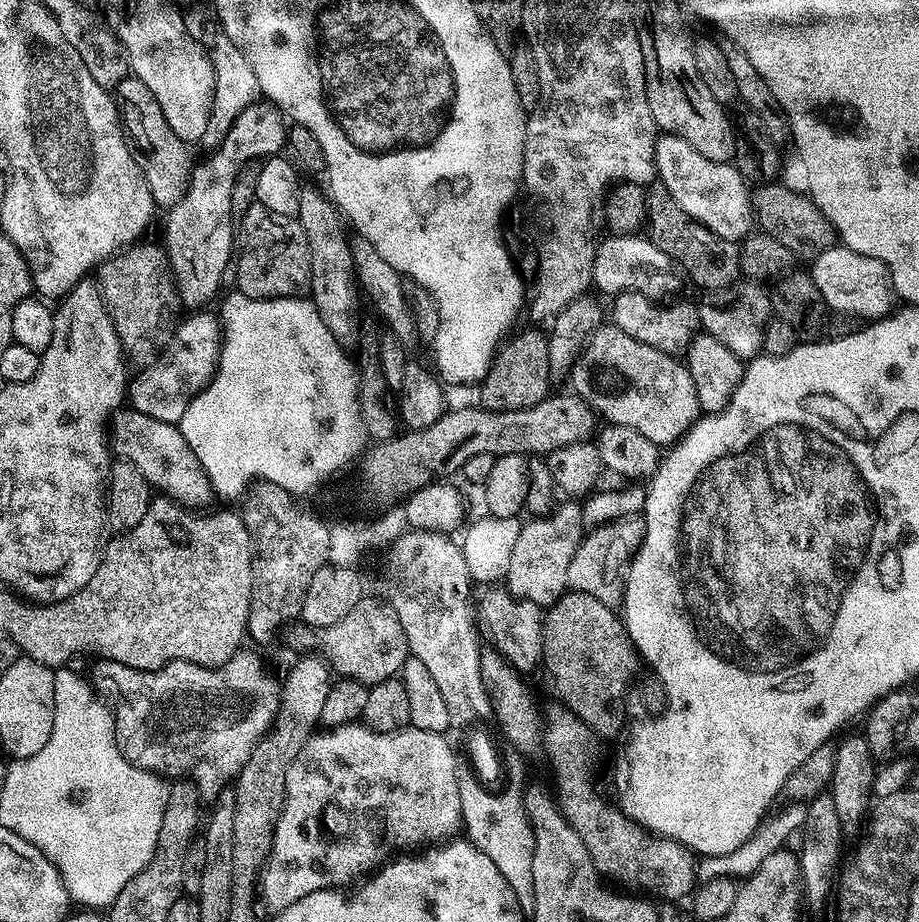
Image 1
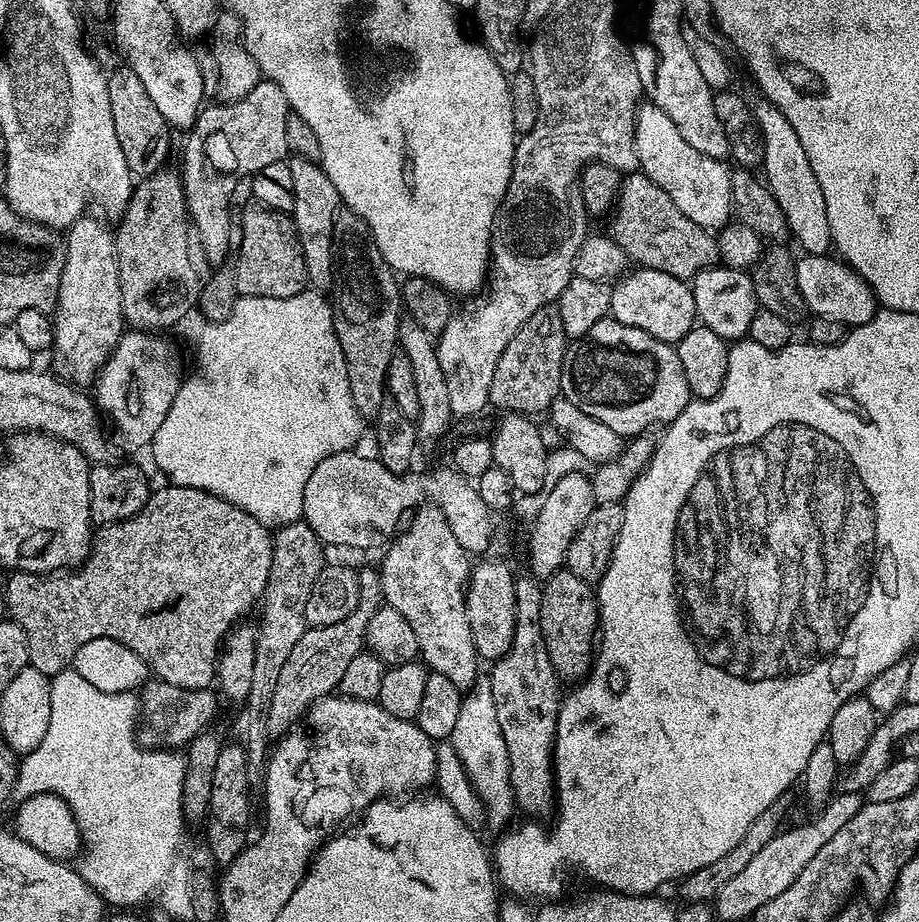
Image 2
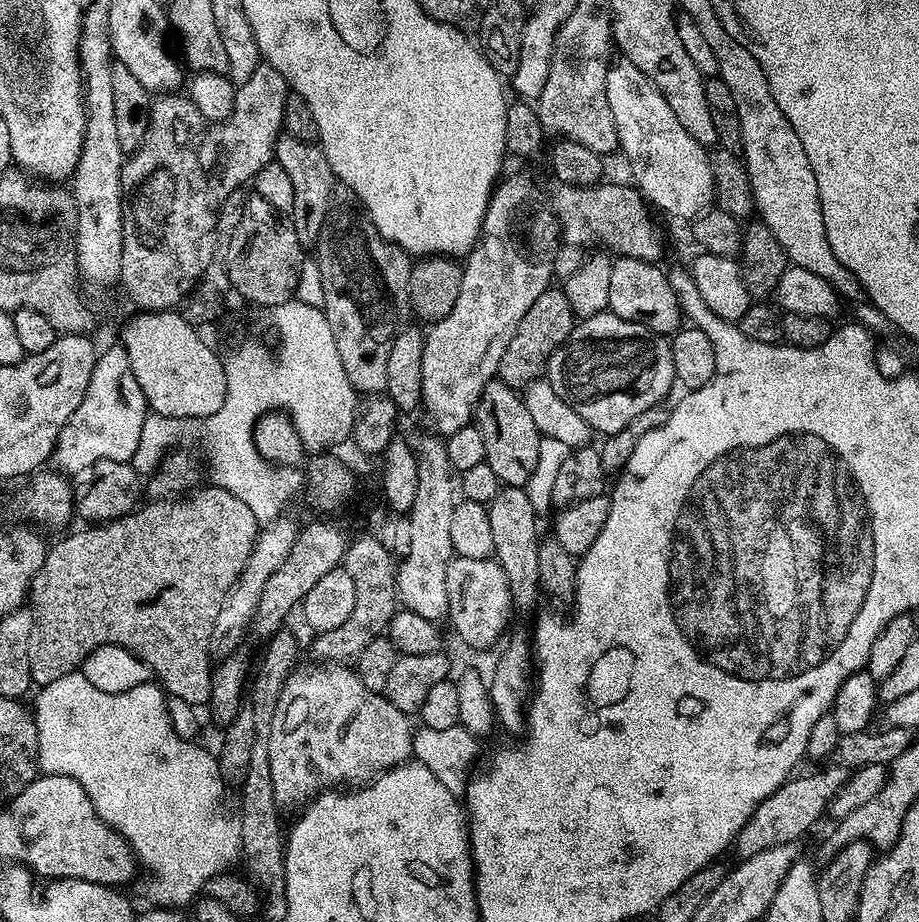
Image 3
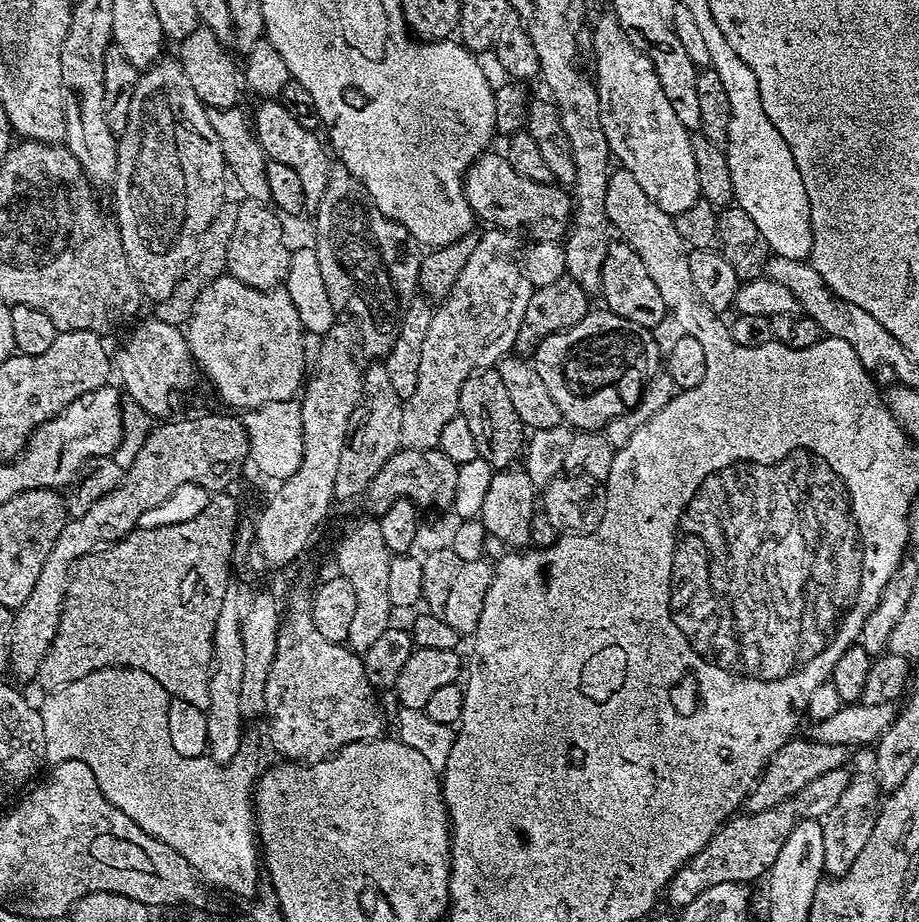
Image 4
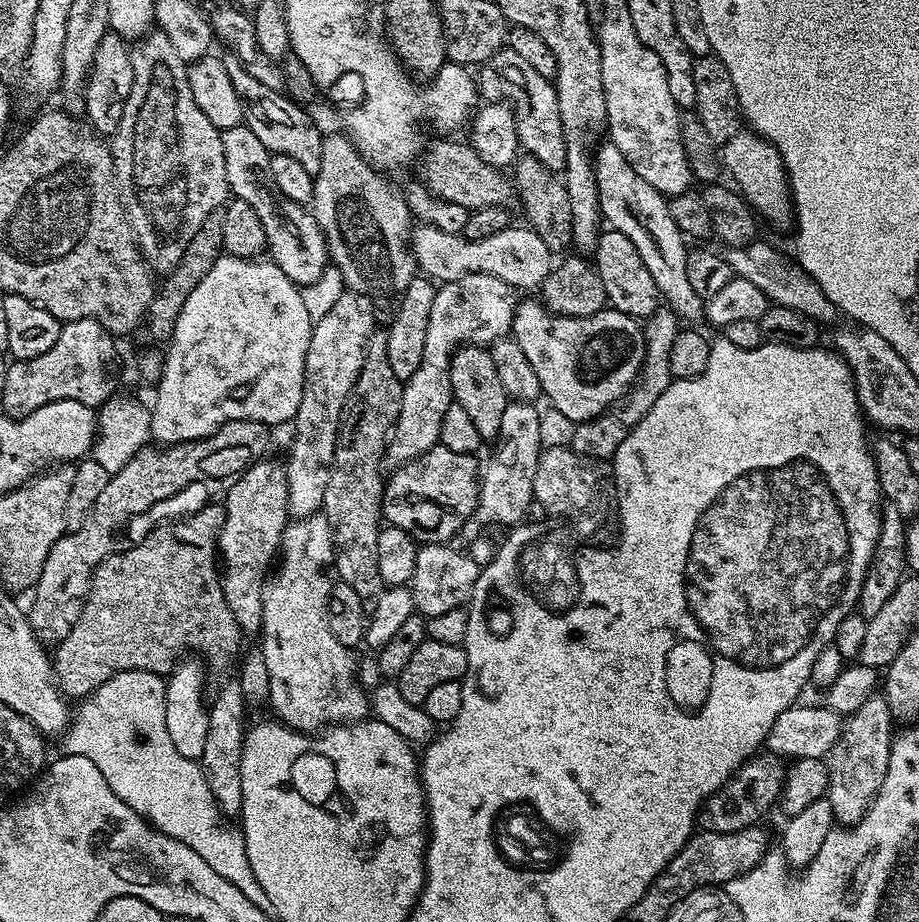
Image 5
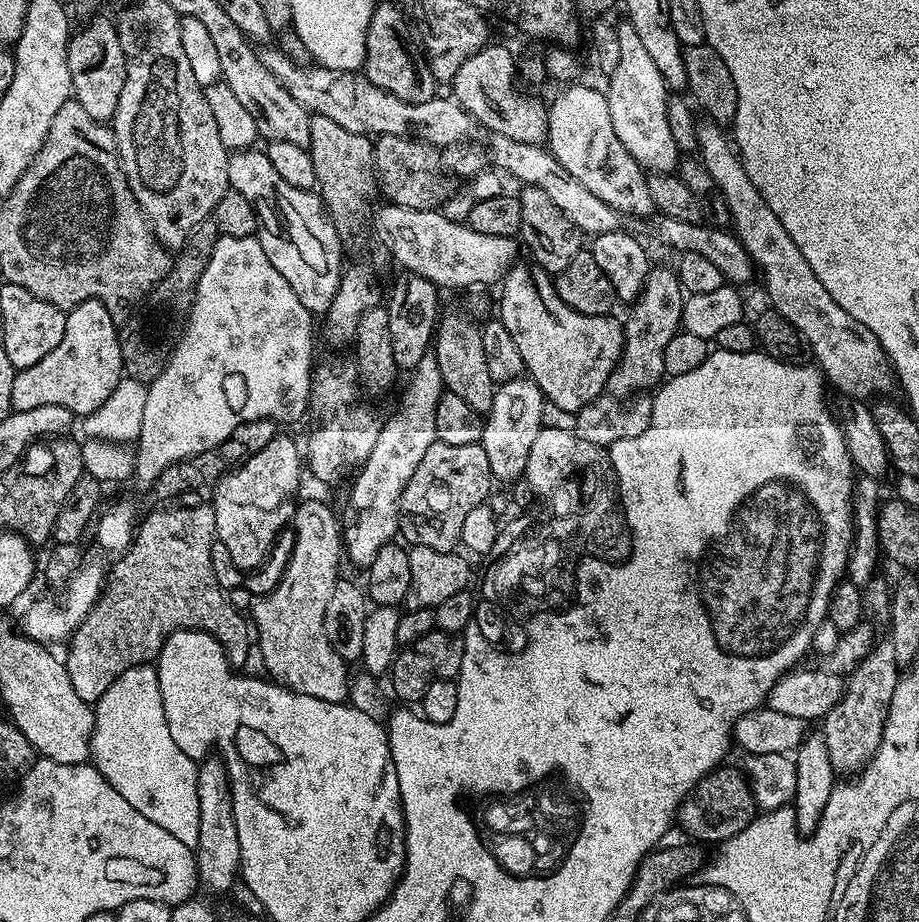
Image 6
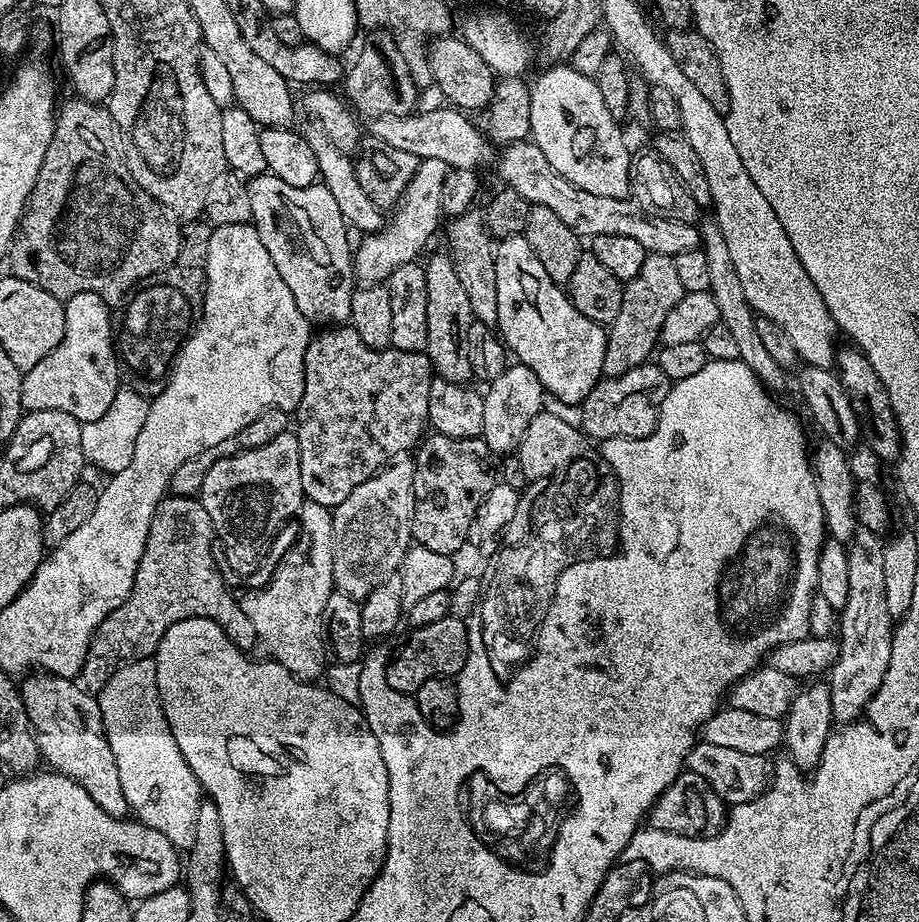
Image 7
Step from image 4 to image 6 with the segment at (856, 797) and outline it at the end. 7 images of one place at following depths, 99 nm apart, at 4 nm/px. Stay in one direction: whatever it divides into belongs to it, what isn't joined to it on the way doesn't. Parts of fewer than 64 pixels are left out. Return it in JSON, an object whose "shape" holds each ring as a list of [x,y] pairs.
{"shape":[[[881,640],[881,644],[880,641],[873,643],[866,658],[862,658],[852,675],[847,677],[841,700],[823,717],[821,723],[823,726],[820,727],[820,732],[825,738],[830,762],[835,773],[839,775],[850,776],[859,773],[881,744],[890,702],[902,675],[901,665],[897,664],[894,658],[891,640]]]}

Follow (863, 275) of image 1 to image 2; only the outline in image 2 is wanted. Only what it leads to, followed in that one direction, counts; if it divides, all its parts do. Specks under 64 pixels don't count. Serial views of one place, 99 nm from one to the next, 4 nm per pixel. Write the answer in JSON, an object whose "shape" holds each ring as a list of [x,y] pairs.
{"shape":[[[806,254],[796,260],[796,277],[798,278],[799,292],[803,296],[809,311],[820,318],[832,319],[853,328],[865,325],[876,316],[878,311],[878,299],[871,285],[857,274],[855,269],[849,268],[847,263],[839,259],[832,259],[831,255]]]}

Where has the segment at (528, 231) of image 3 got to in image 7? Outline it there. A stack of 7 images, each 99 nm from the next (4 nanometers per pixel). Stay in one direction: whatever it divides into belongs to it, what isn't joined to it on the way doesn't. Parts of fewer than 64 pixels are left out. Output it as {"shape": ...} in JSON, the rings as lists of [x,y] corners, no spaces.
{"shape":[[[397,458],[380,469],[362,486],[354,486],[350,494],[332,513],[332,545],[334,546],[334,570],[332,583],[335,591],[363,601],[388,576],[399,569],[400,563],[413,543],[412,515],[414,514],[414,474],[416,465],[411,459]]]}

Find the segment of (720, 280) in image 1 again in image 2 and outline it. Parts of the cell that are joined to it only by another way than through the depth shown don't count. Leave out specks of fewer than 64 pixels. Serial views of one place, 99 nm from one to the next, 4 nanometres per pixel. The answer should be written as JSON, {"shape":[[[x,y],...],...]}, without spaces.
{"shape":[[[641,170],[629,172],[621,179],[620,197],[610,213],[611,220],[613,242],[622,246],[629,261],[639,267],[662,270],[662,274],[691,282],[702,270],[717,267],[720,260],[716,236],[684,217],[669,194]]]}

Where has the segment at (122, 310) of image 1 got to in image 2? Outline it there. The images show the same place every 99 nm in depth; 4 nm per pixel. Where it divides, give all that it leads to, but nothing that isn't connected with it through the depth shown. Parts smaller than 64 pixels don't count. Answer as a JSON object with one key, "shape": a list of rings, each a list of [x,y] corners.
{"shape":[[[158,171],[141,179],[133,187],[130,202],[119,217],[120,229],[117,227],[114,232],[124,319],[136,330],[172,328],[191,308],[193,311],[197,307],[200,298],[202,276],[200,280],[199,274],[196,273],[196,264],[192,261],[194,244],[190,239],[190,217],[188,203],[184,197],[184,181],[179,171],[168,171]]]}

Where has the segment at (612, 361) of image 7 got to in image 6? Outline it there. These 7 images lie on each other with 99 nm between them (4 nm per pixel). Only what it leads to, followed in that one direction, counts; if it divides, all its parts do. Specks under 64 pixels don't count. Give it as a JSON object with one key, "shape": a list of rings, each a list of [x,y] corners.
{"shape":[[[671,267],[656,268],[649,271],[640,297],[631,301],[628,321],[623,321],[624,349],[619,362],[608,379],[607,395],[613,400],[623,400],[629,396],[647,393],[655,389],[665,379],[664,359],[666,345],[681,331],[681,318],[686,293],[680,279]]]}

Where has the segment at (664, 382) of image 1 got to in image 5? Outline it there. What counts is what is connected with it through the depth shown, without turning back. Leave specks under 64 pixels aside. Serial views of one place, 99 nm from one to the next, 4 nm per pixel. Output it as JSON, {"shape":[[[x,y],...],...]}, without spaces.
{"shape":[[[521,299],[510,336],[522,346],[526,362],[534,366],[547,403],[575,422],[603,416],[608,404],[623,401],[644,361],[641,325],[611,306],[593,316],[555,316],[539,299]]]}

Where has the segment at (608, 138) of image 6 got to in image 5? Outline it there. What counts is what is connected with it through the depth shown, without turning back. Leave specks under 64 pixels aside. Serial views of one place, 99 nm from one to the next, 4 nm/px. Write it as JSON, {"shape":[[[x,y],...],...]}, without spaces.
{"shape":[[[611,142],[597,147],[594,152],[596,185],[600,199],[600,215],[607,227],[613,232],[626,234],[630,242],[634,242],[634,250],[642,257],[646,270],[650,270],[650,278],[654,278],[654,286],[660,291],[663,303],[676,313],[681,321],[705,319],[705,297],[700,296],[690,286],[690,278],[686,278],[686,258],[689,249],[684,248],[686,237],[674,226],[674,218],[670,218],[670,210],[666,197],[641,175],[636,174],[634,167],[622,156],[618,146]]]}

